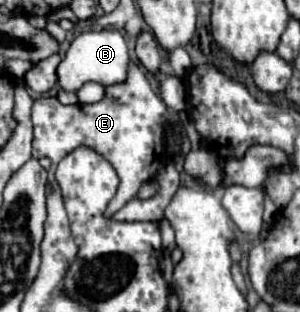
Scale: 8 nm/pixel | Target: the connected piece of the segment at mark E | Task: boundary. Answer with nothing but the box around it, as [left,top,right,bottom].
[33,63,165,217]

